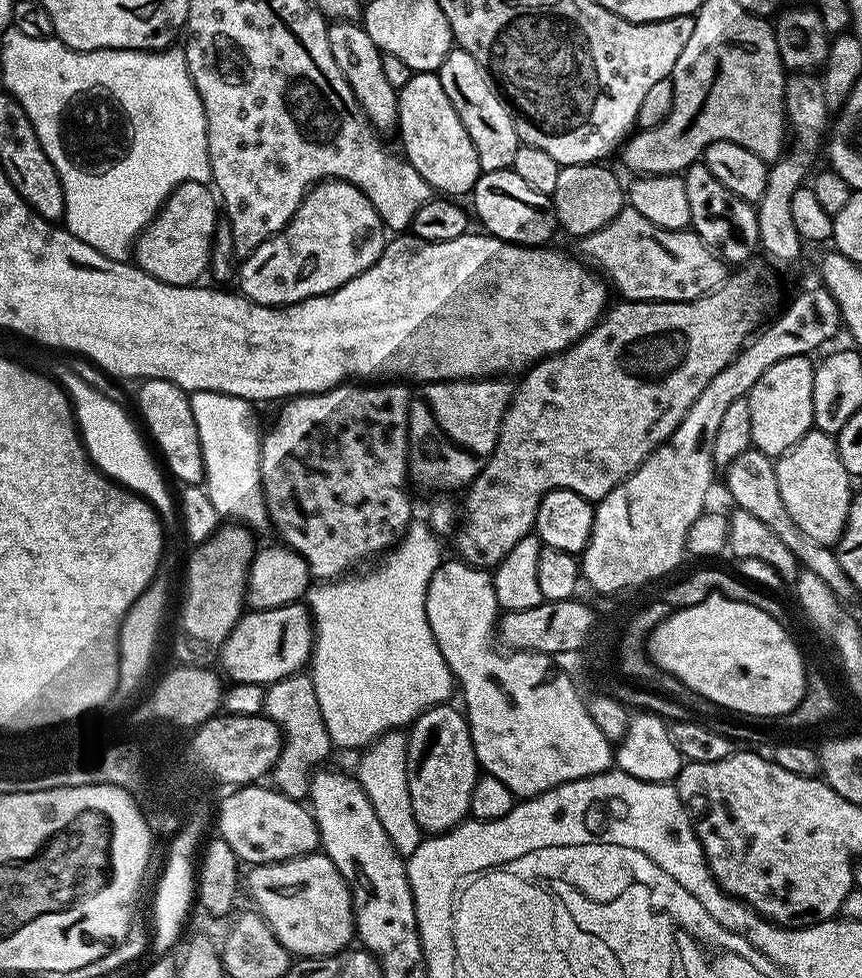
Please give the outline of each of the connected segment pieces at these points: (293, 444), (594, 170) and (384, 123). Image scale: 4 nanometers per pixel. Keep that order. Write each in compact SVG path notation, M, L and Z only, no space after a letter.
M349 382L340 384L337 388L331 388L328 392L317 392L315 396L293 396L283 405L284 409L277 414L276 428L272 428L269 432L263 433L260 441L260 469L262 470L262 486L264 487L264 504L268 508L268 518L271 527L276 527L276 532L281 541L287 547L293 548L298 554L302 554L302 558L306 562L306 566L311 570L313 577L320 582L331 582L337 578L343 578L359 566L363 560L368 560L371 556L379 557L381 554L387 553L389 550L396 547L400 543L400 539L408 532L409 524L413 523L412 516L412 496L408 493L410 489L410 477L408 475L408 401L410 399L409 389L404 389L405 385L400 382Z
M603 163L598 164L565 164L561 167L558 174L558 186L553 190L551 198L552 203L556 205L556 218L561 229L564 228L573 238L589 236L594 230L606 226L625 207L626 192L622 187L620 189L620 180L611 172L610 169L604 168Z
M338 20L329 23L330 54L334 54L334 62L338 62L338 70L342 70L342 78L350 82L350 90L354 90L354 98L362 106L368 121L381 134L397 131L398 89L390 86L385 71L382 70L382 53L379 46L366 34L363 23L351 20Z

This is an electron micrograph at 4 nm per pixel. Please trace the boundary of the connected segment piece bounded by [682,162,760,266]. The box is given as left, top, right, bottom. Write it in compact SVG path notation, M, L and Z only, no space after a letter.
M703 162L691 164L682 179L686 186L686 198L690 201L691 231L697 232L709 248L729 265L747 265L760 248L756 208L738 198L738 194L730 194L730 190L726 190L726 186L722 186L722 182L710 174Z

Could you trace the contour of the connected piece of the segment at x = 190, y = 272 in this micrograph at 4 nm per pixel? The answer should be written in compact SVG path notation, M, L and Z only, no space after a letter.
M186 182L179 184L144 233L134 245L134 263L146 274L174 286L192 286L200 275L209 271L212 239L218 215L218 196L208 184Z

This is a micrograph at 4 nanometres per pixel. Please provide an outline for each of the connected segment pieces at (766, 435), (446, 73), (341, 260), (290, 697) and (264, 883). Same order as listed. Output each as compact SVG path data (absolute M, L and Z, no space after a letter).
M808 356L782 358L782 362L774 362L758 382L754 382L748 391L747 402L750 406L750 430L754 448L765 455L779 458L789 452L798 441L805 439L813 431L812 415L814 414L814 374L816 373L813 361Z
M453 46L446 54L442 66L438 70L442 90L446 90L446 98L450 98L454 110L458 110L458 118L462 118L462 126L466 126L466 134L470 134L470 142L474 142L474 150L478 150L478 166L481 172L493 172L503 168L511 168L514 154L518 154L522 141L518 138L518 130L514 130L514 118L510 118L510 110L502 102L492 75L465 48Z
M326 180L317 184L304 197L291 227L283 233L282 240L285 240L285 244L273 243L271 247L254 250L250 255L243 257L239 265L239 291L255 304L297 304L299 300L324 296L330 291L330 286L342 287L350 278L366 271L380 257L386 243L386 229L370 198L366 198L362 190L346 183L345 180Z
M299 672L269 685L265 689L263 713L284 733L284 748L272 771L273 785L292 800L303 801L308 794L312 772L334 746L322 719L311 675Z
M313 854L249 867L246 892L247 888L256 903L255 911L264 917L278 942L293 957L335 956L354 940L356 917L352 914L352 891L328 856Z

